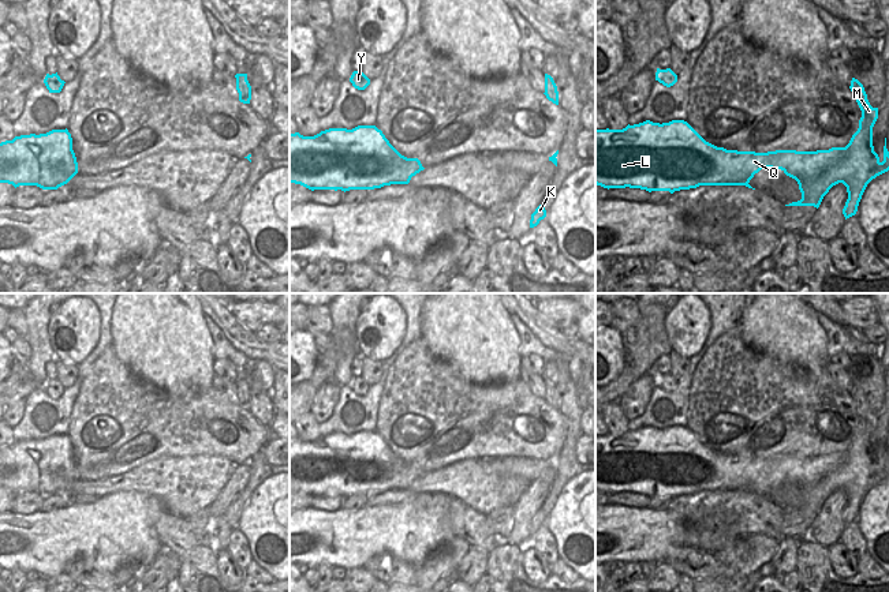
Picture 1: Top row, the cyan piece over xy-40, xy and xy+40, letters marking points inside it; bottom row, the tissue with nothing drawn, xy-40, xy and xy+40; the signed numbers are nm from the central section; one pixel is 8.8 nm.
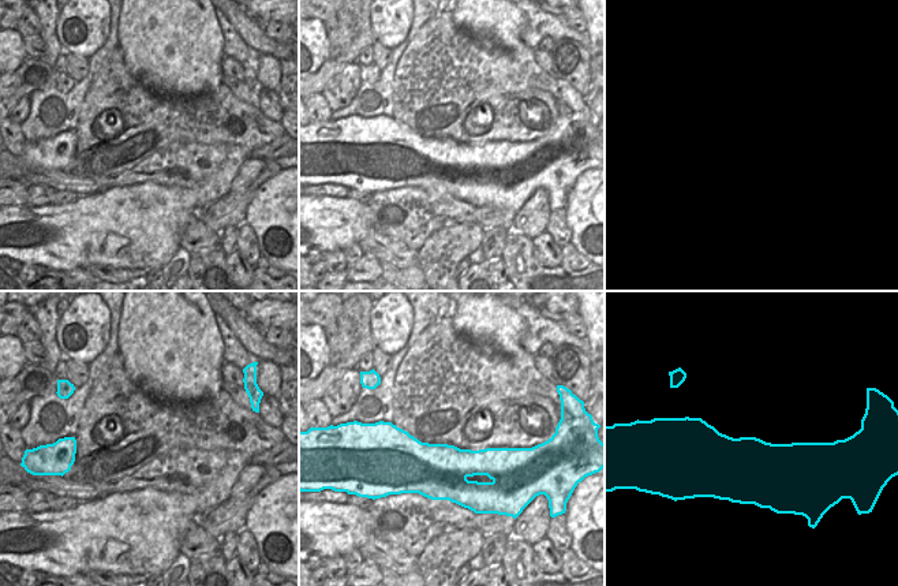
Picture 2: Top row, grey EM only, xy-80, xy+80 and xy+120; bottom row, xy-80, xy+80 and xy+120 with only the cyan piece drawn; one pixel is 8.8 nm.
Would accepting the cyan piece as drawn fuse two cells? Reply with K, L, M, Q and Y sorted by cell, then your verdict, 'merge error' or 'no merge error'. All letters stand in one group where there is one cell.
K M Q / L Y | merge error

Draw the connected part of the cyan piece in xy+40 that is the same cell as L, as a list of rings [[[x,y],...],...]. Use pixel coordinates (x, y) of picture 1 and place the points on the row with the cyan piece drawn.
[[[681,140],[677,147],[651,147],[646,156],[632,158],[612,158],[604,173],[595,175],[595,184],[604,188],[642,188],[651,184],[655,175],[672,176],[683,180],[688,177],[706,177],[714,180],[724,175],[739,175],[739,171],[720,164],[692,162],[692,172],[687,173],[683,160]]]

